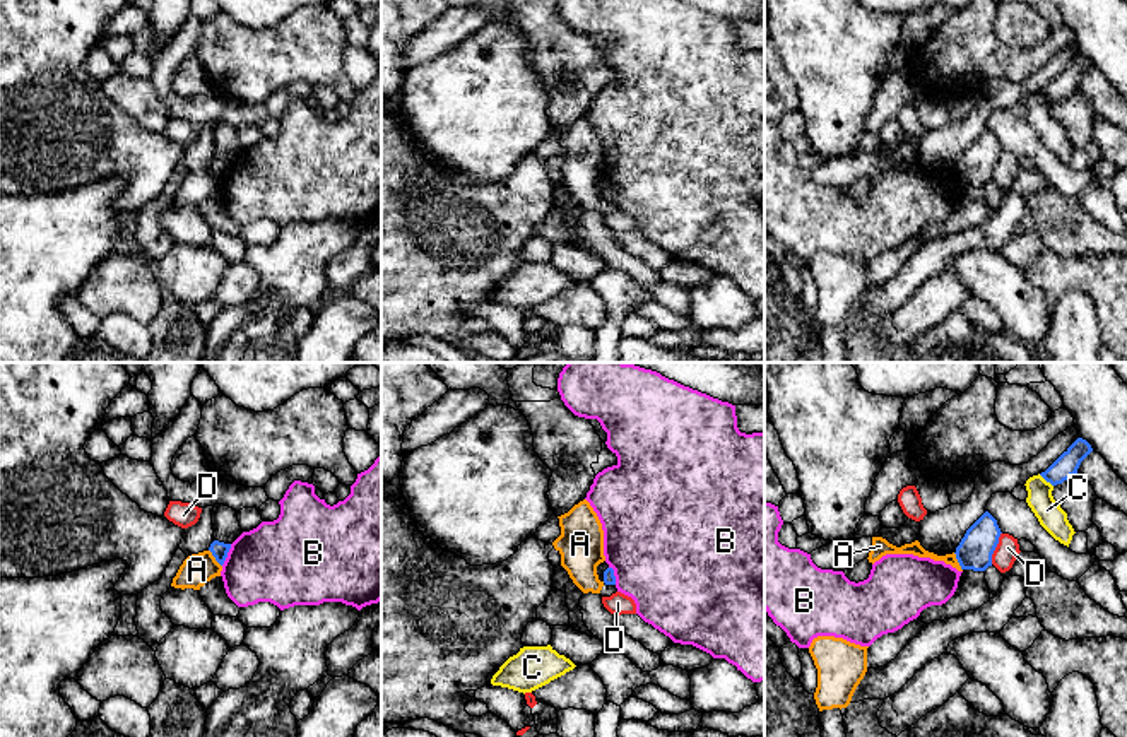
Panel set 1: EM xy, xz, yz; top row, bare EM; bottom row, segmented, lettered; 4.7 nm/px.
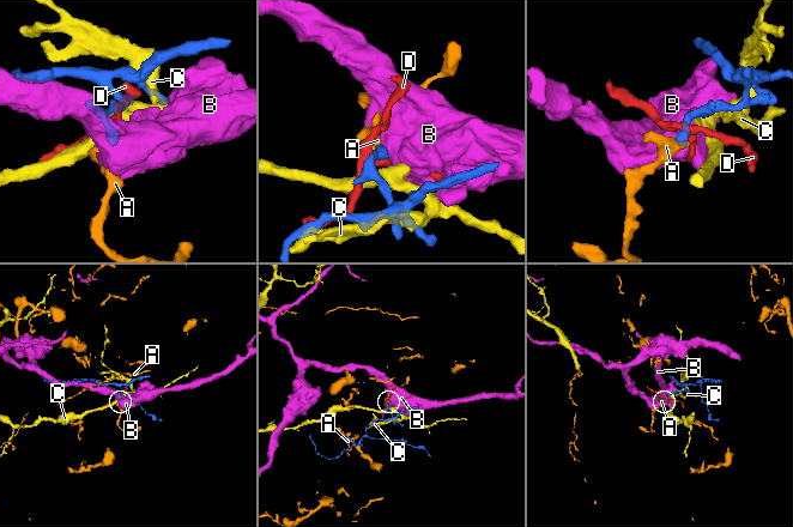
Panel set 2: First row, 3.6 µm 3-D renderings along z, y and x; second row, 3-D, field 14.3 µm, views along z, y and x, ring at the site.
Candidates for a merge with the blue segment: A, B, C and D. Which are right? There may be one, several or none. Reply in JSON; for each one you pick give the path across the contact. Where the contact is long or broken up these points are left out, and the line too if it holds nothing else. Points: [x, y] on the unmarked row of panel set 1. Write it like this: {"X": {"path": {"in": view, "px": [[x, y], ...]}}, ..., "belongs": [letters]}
{"belongs": []}

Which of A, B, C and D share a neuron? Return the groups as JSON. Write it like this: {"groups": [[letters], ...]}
{"groups": [["A"], ["B"], ["C"], ["D"]]}

